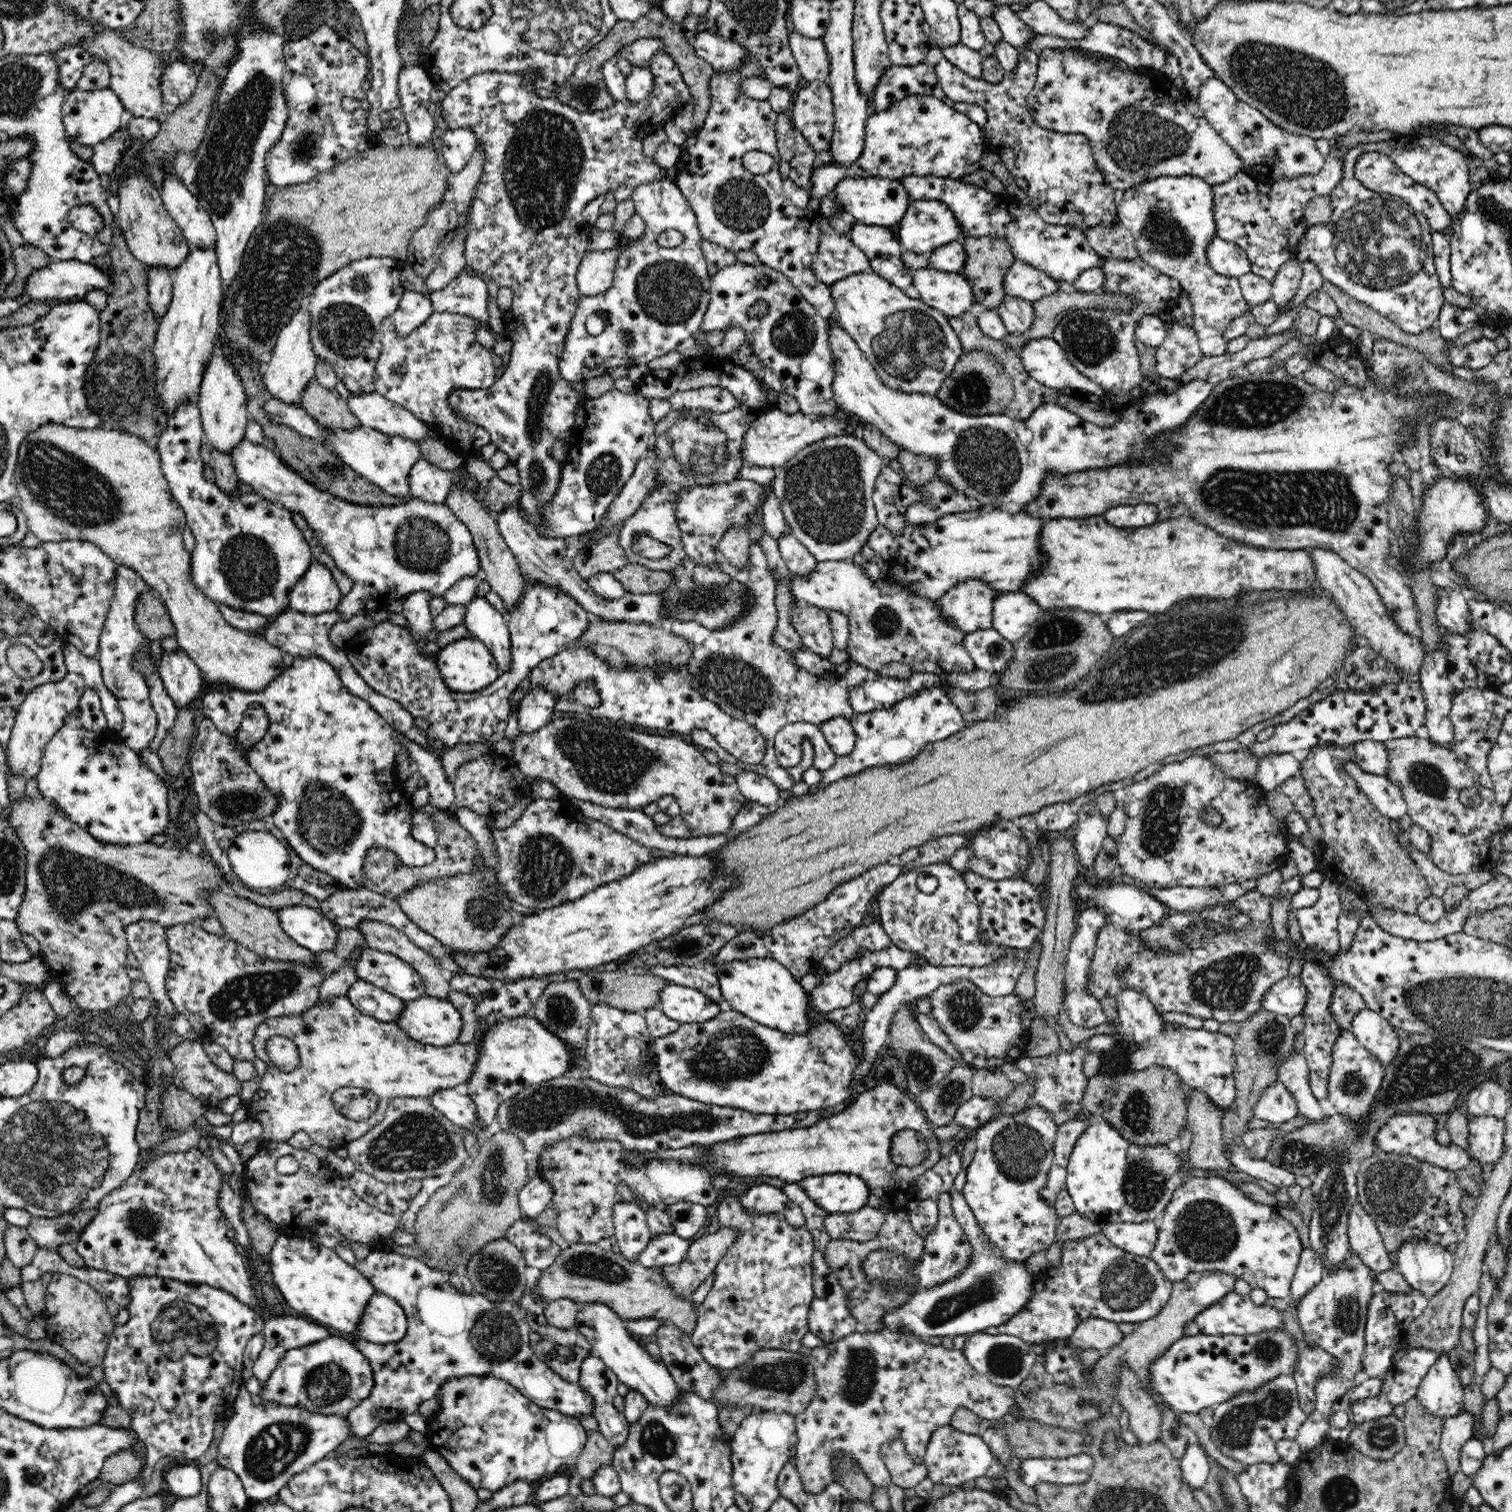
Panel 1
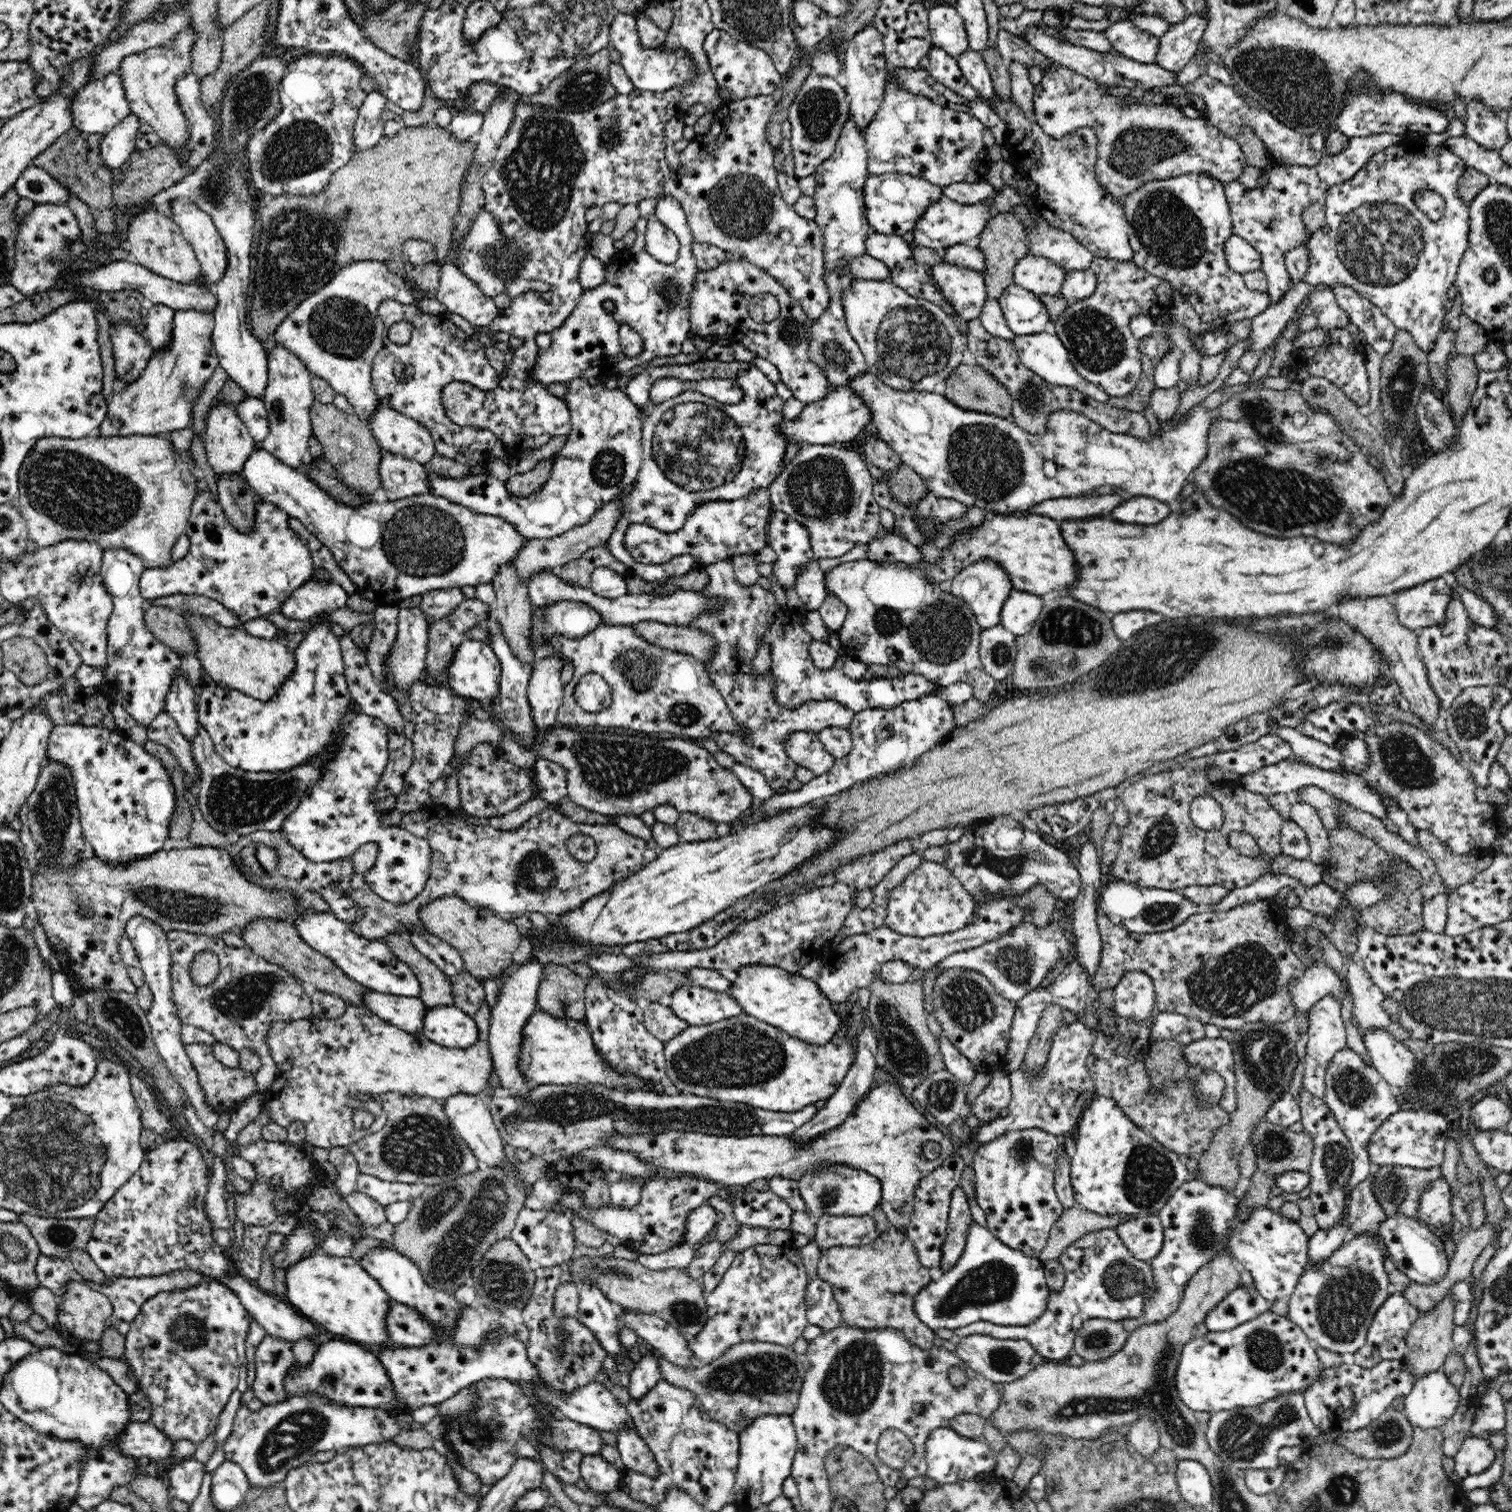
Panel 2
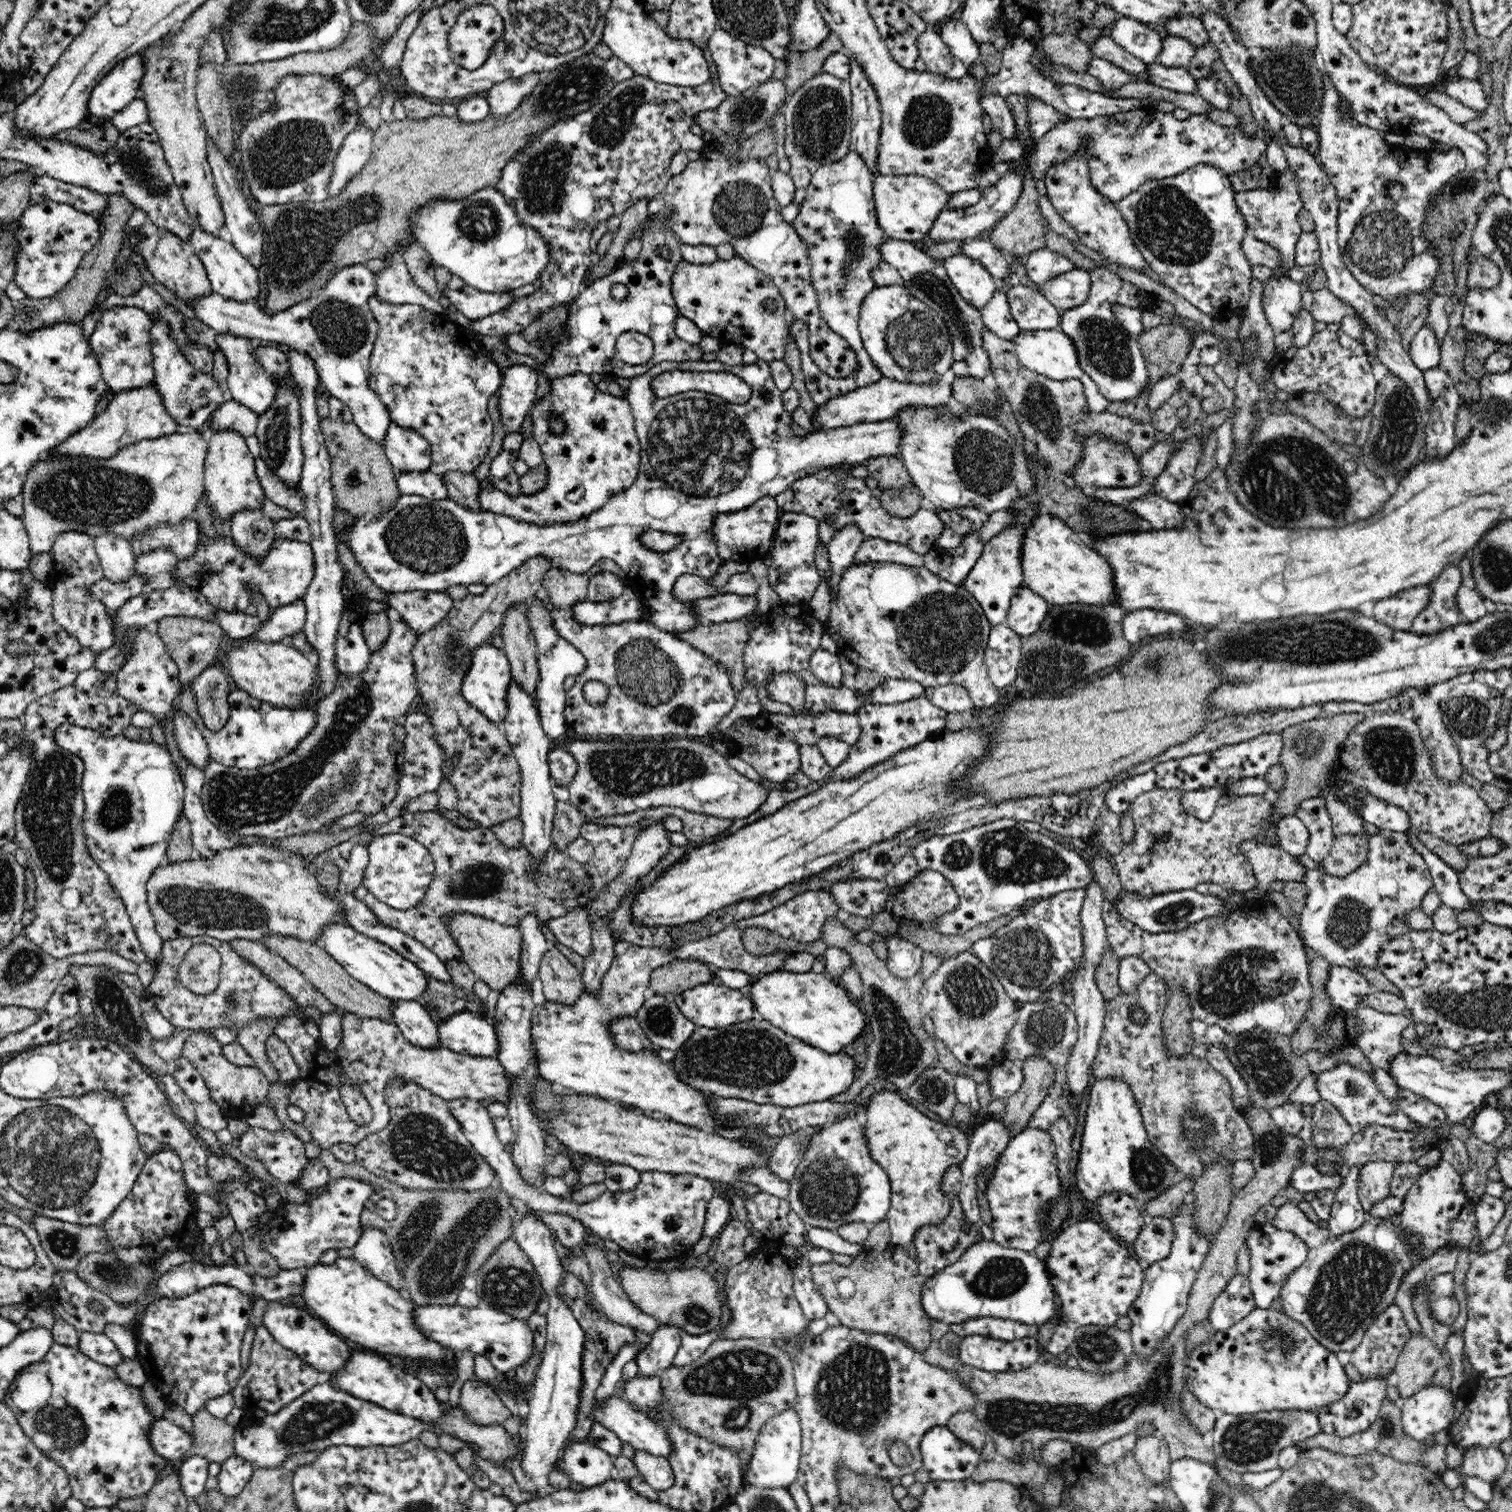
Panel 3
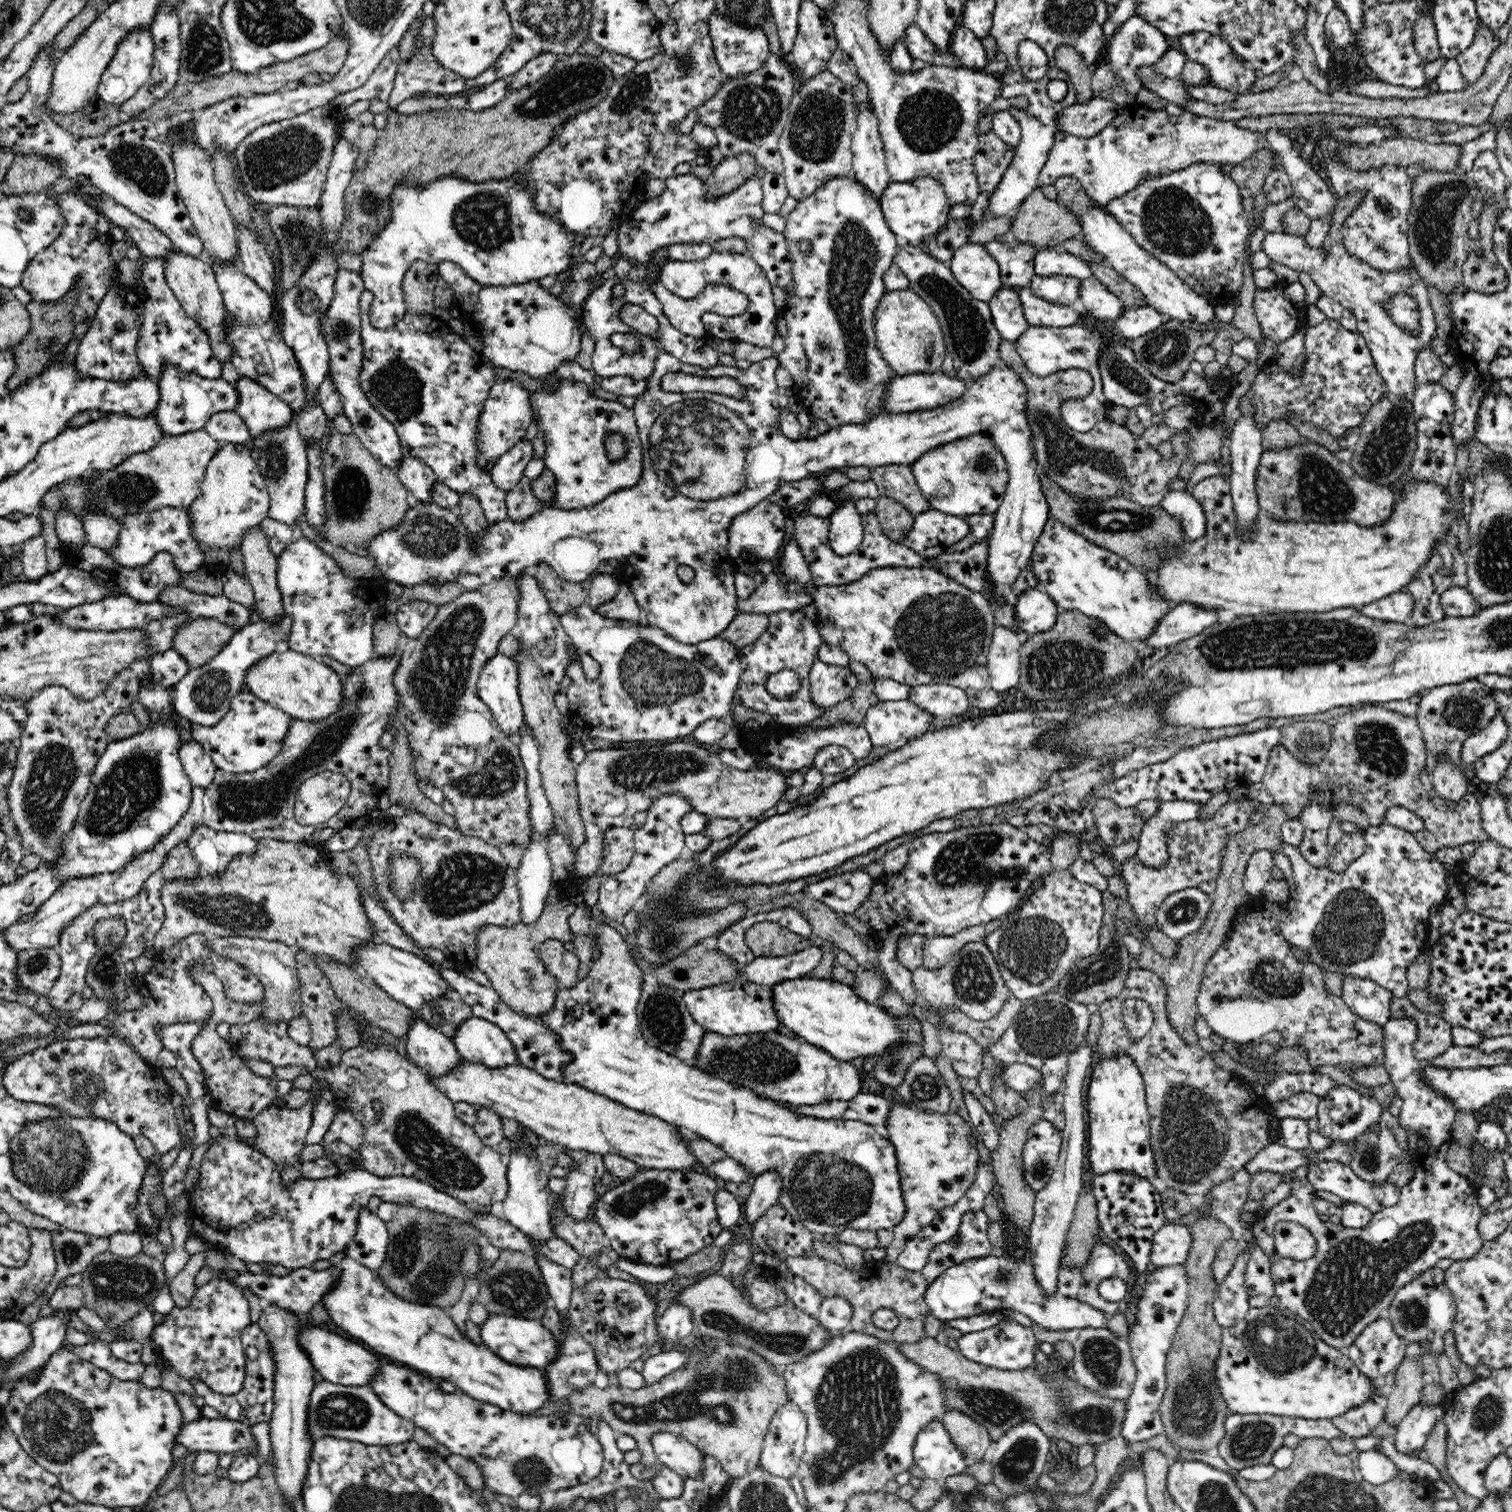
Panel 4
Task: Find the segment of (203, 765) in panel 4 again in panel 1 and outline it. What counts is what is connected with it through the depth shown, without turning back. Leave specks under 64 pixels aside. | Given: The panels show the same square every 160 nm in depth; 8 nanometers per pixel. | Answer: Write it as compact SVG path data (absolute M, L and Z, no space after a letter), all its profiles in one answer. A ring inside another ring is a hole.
M182 649L164 650L159 658L159 673L166 691L176 708L188 707L200 692L201 670Z

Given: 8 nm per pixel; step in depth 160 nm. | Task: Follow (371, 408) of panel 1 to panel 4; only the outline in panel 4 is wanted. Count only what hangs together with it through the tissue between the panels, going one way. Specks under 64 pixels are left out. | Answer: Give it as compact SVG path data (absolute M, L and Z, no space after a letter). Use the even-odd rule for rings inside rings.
M403 451L403 457L400 459L396 471L400 483L408 489L411 499L422 503L434 503L431 488L437 482L432 468L424 461Z

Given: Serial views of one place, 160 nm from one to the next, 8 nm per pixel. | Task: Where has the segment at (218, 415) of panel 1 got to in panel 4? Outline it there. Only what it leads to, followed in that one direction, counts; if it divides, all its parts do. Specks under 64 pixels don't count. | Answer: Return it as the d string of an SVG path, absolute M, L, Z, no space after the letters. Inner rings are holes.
M223 443L217 453L207 464L204 480L199 488L199 494L190 504L192 535L200 543L202 552L208 548L239 548L244 533L253 526L259 525L269 517L269 490L260 473L257 460L250 455L244 444Z

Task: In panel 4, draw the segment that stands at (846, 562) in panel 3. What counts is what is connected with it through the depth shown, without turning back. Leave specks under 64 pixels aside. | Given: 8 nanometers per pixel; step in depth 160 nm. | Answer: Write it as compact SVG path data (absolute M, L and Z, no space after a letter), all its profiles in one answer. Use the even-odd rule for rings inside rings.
M846 501L829 516L829 545L836 554L852 554L860 546L863 534L854 502Z

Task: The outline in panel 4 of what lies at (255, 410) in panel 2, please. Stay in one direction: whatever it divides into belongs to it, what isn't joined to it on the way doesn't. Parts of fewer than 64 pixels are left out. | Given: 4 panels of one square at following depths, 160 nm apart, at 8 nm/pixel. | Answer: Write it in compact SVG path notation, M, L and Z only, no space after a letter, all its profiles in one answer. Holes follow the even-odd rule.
M228 410L226 412L218 412L212 414L205 424L205 431L212 435L214 439L223 443L242 444L250 438L248 425L235 412Z

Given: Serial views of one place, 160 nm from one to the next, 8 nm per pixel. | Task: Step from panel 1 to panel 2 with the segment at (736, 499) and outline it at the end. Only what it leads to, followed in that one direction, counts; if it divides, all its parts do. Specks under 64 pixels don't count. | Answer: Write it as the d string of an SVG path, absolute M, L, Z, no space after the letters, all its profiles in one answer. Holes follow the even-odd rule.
M754 489L737 501L704 501L687 516L684 526L677 531L662 532L652 526L634 523L625 534L625 545L636 562L664 564L672 558L689 554L703 566L734 555L754 555L767 545L767 524L773 512L768 489Z

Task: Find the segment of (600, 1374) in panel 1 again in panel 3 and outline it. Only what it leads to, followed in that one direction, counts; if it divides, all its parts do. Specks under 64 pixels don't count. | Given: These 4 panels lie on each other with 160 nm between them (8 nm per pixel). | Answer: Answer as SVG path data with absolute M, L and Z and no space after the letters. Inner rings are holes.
M635 1450L631 1458L636 1465L640 1476L654 1490L666 1490L675 1481L675 1474L667 1458L653 1455L644 1450Z

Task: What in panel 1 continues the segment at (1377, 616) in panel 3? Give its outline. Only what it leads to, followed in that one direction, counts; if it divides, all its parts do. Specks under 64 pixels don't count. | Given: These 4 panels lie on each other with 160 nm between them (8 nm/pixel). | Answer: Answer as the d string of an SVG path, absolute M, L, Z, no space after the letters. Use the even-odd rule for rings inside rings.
M1448 588L1446 592L1438 592L1436 617L1443 630L1466 636L1471 626L1470 615L1467 600L1462 596L1460 588Z

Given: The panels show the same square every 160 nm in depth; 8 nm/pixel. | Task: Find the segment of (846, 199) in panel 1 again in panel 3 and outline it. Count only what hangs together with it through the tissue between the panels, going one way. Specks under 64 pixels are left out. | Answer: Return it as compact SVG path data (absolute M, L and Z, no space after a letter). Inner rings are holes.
M878 173L874 178L873 193L876 218L886 236L920 245L927 241L927 232L949 200L949 194L931 178L911 174L882 176Z

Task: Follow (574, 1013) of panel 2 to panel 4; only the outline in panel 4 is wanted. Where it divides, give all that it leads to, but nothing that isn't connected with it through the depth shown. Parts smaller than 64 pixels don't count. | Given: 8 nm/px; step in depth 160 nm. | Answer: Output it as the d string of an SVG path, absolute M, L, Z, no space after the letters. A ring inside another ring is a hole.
M546 939L540 945L540 959L546 965L548 974L556 977L558 988L560 990L574 988L579 981L576 972L581 961L578 956L566 950L561 939Z

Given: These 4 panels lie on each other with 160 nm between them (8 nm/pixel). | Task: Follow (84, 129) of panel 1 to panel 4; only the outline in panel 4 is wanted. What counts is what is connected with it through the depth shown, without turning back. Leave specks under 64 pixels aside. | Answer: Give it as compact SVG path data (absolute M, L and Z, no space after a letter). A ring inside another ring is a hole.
M136 28L116 48L116 54L104 68L97 86L96 96L106 104L122 104L136 94L136 91L150 78L155 46L150 28Z

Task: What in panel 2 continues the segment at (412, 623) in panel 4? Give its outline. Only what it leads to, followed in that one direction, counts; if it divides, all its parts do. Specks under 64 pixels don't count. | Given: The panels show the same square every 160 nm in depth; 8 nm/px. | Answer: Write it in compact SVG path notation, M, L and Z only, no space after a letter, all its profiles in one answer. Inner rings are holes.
M449 588L420 594L422 599L418 607L431 622L441 620L451 614L453 610L465 599L462 589Z

